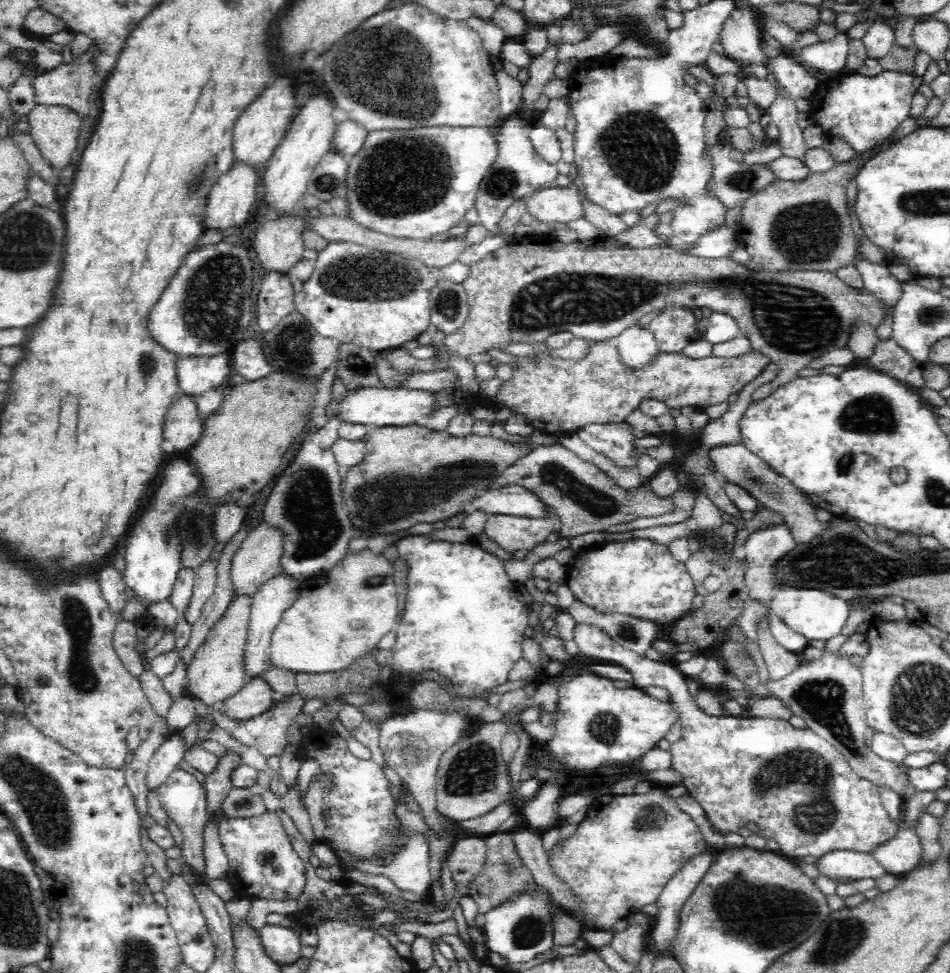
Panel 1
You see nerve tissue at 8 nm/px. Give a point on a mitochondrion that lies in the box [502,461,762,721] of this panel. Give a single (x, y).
(627, 630)

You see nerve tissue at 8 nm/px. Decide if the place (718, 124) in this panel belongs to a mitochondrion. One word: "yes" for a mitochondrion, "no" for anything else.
no

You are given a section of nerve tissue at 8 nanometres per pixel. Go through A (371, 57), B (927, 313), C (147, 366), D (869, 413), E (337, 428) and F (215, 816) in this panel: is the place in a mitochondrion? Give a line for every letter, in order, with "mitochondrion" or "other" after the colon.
A: mitochondrion
B: mitochondrion
C: mitochondrion
D: mitochondrion
E: other
F: other

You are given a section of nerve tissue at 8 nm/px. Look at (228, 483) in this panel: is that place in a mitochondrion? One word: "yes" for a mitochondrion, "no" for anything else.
no

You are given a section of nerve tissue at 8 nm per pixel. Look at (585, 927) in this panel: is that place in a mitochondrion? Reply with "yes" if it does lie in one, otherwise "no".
no

